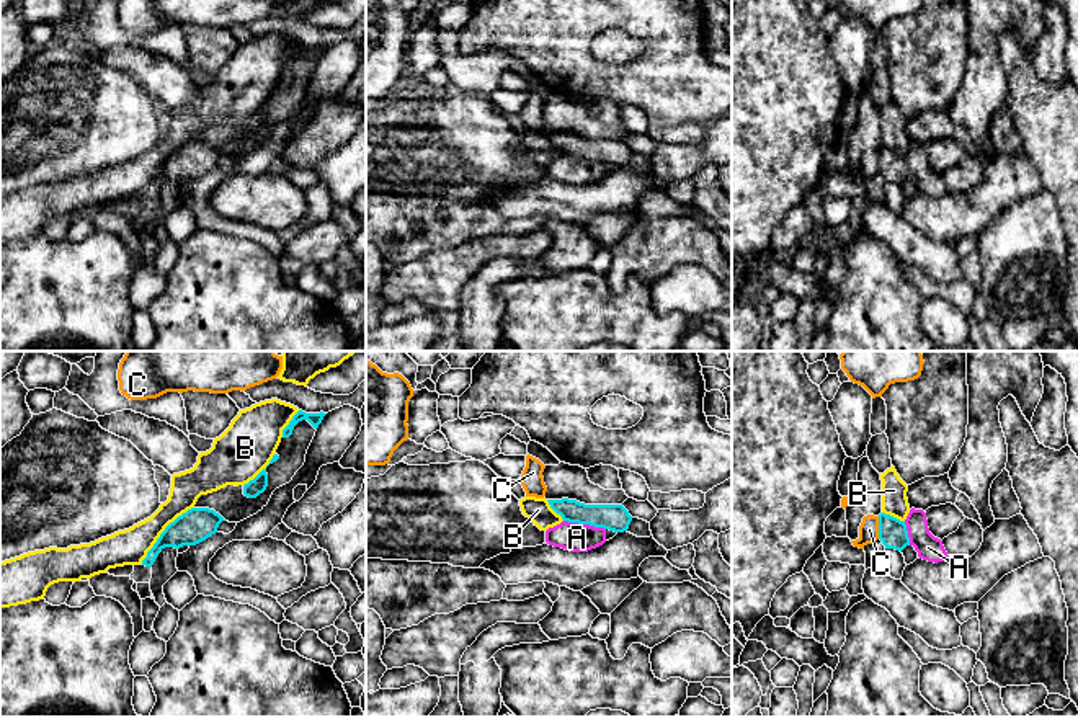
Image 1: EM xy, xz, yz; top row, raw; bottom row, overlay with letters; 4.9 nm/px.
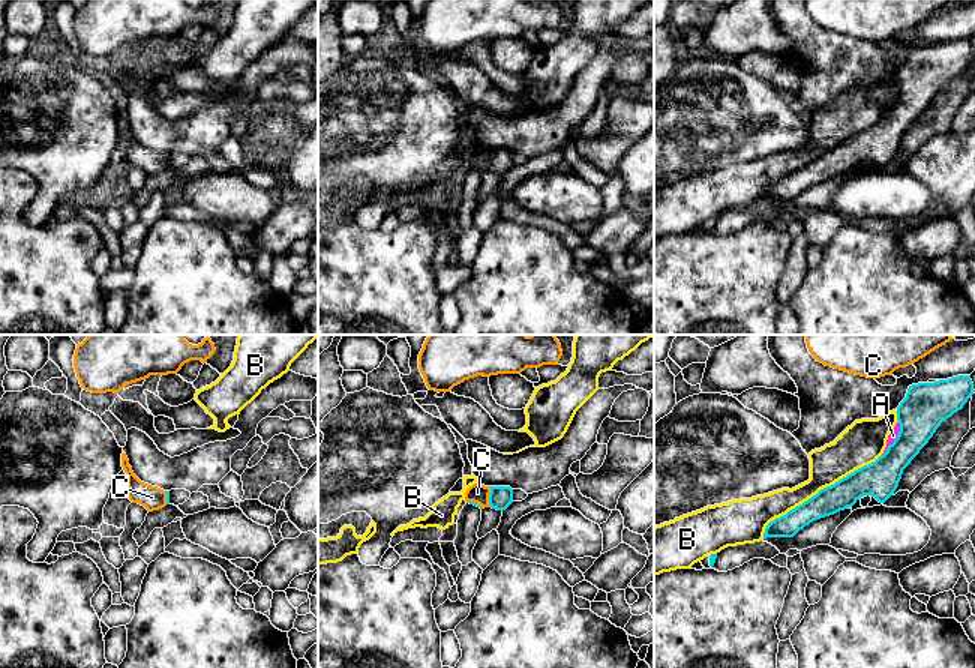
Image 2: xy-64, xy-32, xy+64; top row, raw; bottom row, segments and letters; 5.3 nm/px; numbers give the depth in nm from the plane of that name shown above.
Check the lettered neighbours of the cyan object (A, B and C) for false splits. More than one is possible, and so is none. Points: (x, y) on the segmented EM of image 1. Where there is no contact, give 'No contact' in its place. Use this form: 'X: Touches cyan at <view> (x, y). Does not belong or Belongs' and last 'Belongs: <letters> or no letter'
A: Touches cyan at xz (585, 523). Does not belong
B: Touches cyan at xy (164, 531). Does not belong
C: Touches cyan at yz (879, 528). Does not belong
Belongs: no letter

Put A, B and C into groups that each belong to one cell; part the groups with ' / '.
A / B / C

